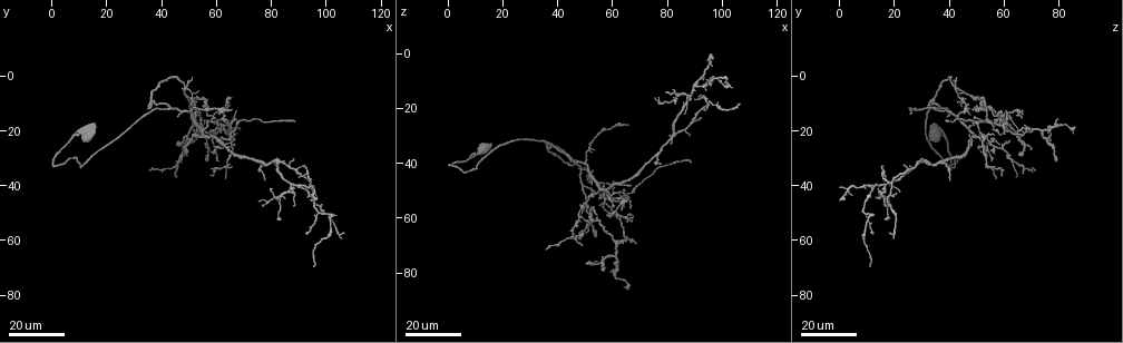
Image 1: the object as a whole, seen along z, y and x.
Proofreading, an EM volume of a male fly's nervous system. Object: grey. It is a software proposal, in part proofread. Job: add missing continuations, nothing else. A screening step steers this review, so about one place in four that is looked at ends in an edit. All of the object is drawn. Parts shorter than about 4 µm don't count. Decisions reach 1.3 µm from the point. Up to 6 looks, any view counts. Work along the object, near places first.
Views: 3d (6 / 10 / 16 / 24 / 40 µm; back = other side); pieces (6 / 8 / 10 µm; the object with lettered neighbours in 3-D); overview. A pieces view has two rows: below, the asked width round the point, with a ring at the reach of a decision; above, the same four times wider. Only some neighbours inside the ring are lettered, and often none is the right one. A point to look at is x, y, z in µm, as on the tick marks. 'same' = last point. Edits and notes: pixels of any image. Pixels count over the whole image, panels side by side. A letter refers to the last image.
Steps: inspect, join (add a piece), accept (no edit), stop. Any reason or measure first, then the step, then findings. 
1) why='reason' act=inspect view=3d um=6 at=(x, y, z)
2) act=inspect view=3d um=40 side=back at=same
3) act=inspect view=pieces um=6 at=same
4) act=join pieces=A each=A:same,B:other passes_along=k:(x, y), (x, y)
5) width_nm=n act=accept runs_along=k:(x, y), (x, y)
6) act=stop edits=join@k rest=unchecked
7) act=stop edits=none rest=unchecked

why='branch stops here' act=inspect view=3d um=24 at=(96, 41, 0)

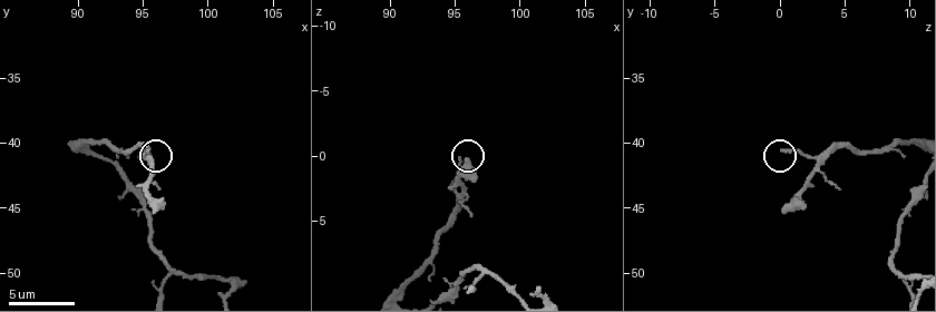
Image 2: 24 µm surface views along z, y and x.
act=inspect view=3d um=6 at=(95.4, 40.6, 0.4)

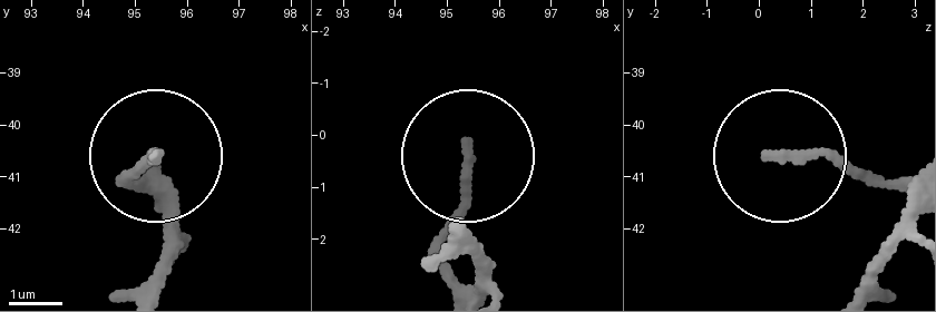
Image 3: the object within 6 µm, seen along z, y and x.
act=inspect view=pieces um=8 at=(95.40, 40.60, 0.30)

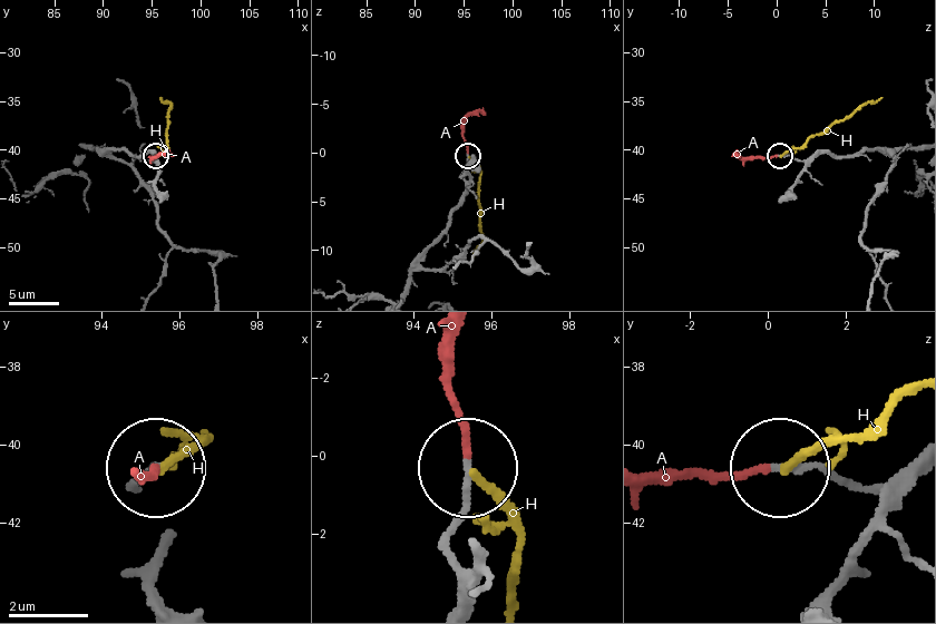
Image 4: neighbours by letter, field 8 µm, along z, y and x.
act=join pieces=A each=A:same,H:other passes_along=4:(456, 567), (449, 530), (466, 451), (446, 371), (456, 331) found='it goes on there'

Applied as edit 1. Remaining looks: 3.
act=inspect view=overview

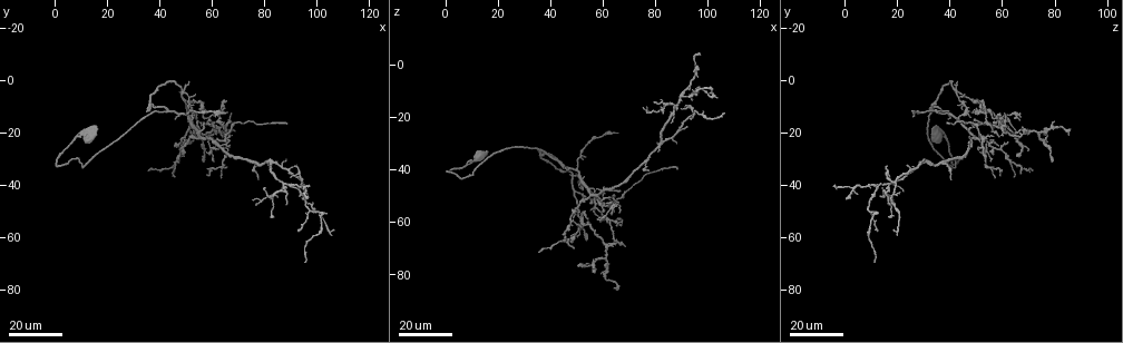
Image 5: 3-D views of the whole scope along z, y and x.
why='branch stops here' act=inspect view=3d um=24 at=(97, 46, 0)

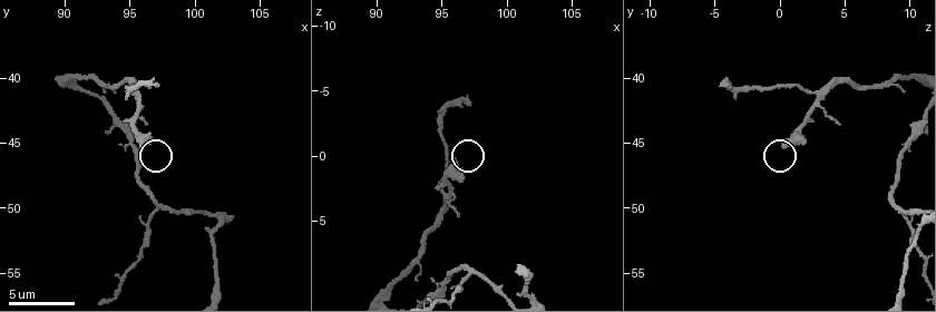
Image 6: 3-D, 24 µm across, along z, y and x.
act=inspect view=pieces um=10 at=(95.8, 45.2, 0.2)

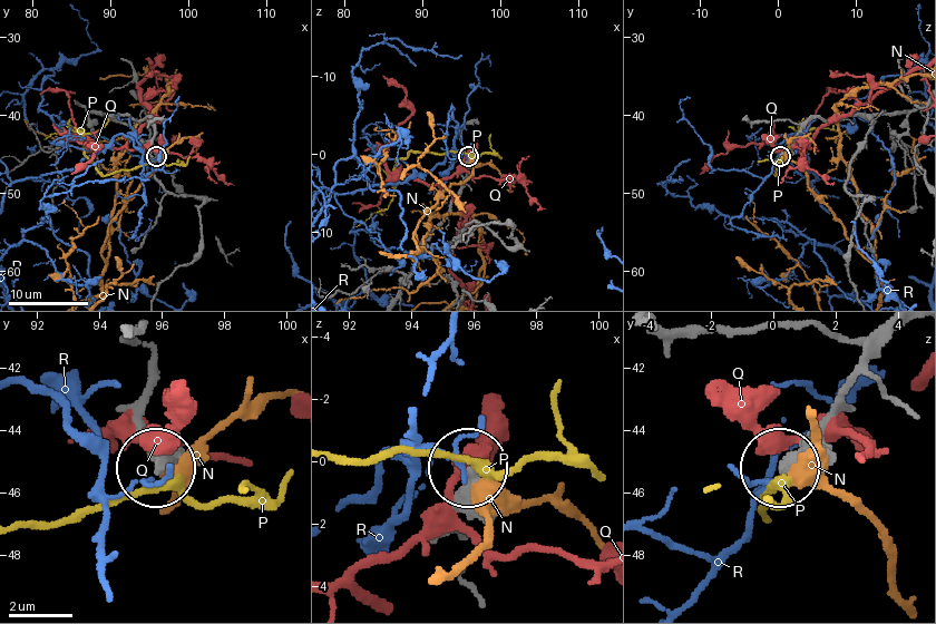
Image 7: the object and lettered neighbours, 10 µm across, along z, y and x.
act=accept each=N:other,P:other,Q:other,R:other runs_along=7:(897, 331), (780, 465) found='none of them fits'

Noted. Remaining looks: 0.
act=stop edits=join@4 rest=unchecked

